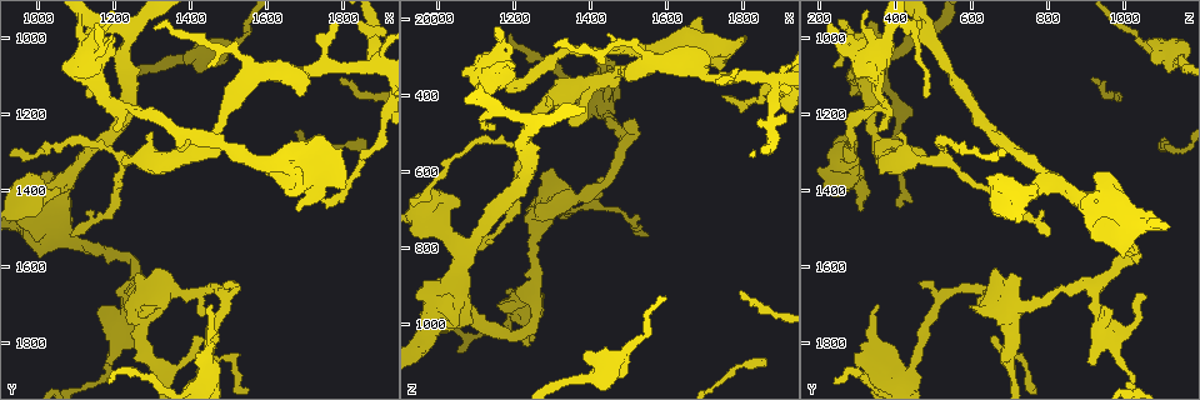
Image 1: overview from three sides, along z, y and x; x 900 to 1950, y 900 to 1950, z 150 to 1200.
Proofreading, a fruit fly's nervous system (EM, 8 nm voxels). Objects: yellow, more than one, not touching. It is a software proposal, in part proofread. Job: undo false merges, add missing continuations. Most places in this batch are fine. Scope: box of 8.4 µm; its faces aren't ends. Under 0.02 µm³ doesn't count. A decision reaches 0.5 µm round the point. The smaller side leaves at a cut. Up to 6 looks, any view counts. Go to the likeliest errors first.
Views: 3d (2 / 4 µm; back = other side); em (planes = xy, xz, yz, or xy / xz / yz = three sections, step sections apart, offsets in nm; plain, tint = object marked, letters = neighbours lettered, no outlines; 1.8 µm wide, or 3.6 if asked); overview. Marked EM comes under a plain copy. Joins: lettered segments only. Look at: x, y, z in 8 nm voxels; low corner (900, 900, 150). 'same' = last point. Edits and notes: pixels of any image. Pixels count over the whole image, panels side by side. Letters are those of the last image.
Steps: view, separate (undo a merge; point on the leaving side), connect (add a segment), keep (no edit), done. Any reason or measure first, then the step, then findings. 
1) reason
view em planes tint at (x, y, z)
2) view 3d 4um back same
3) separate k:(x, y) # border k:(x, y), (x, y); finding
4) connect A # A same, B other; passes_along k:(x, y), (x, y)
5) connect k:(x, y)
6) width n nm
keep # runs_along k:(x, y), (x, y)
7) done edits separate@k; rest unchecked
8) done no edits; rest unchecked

thick turns thin
view 3d 2um at (1375, 1315, 385)

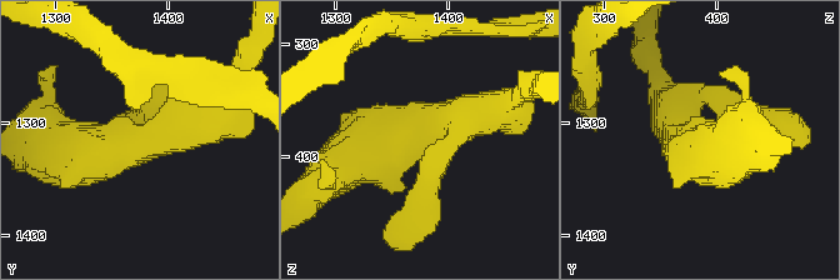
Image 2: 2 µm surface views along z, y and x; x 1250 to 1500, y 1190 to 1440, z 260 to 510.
shape alone is not enough
view em planes letters at (1376, 1316, 378)

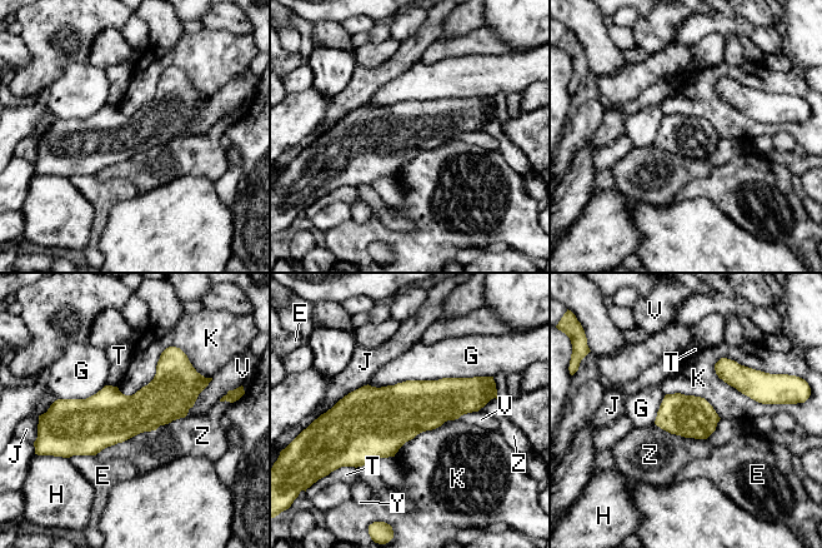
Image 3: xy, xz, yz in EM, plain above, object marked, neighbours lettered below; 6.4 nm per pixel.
keep # E other, G other, H other, J other, K other, T other, V other, Y other, Z other; border 3:(713, 364), (728, 384), (776, 404); one neuron here

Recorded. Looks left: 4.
an open end
view 3d 2um at (1385, 1075, 1085)

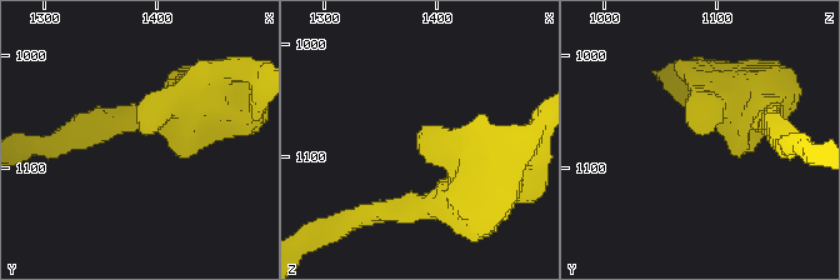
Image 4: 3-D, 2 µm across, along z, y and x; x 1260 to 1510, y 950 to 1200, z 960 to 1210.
view em yz step 8 letters at (1388, 1070, 1084)

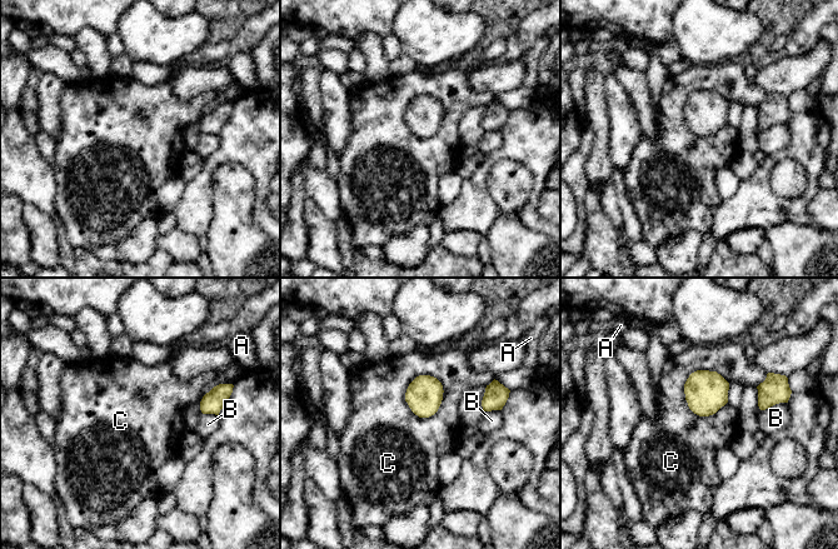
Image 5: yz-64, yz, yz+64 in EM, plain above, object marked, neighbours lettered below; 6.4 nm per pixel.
view em planes letters same

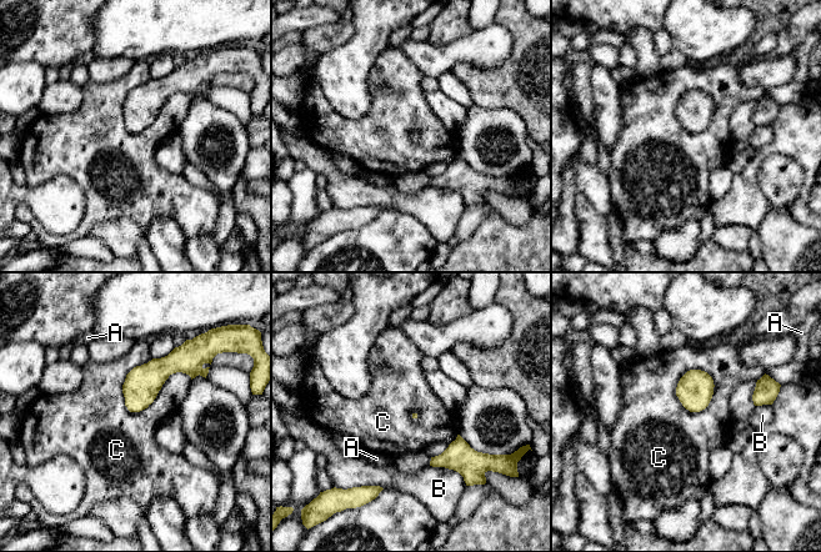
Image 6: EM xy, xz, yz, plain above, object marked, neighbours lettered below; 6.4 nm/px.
keep # A other, B other, C other; border 6:(191, 377), (124, 405); no lettered segment goes on from it

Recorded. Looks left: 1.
tapers out
view em yz step 16 letters at (1300, 970, 270)

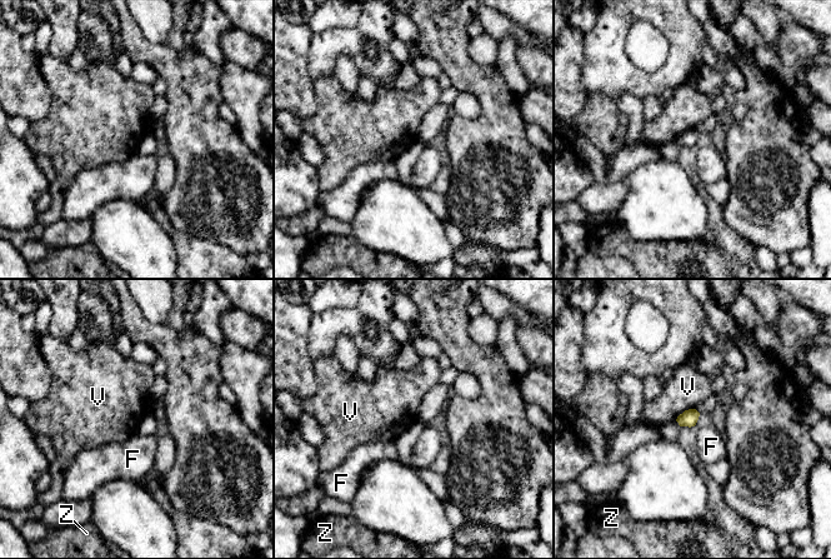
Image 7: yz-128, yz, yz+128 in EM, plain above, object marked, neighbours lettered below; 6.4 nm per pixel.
width 110 nm
keep # F other, V other, Z other; border 7:(695, 408), (684, 410), (675, 419); no lettered segment goes on from it

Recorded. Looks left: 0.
done no edits; rest unchecked

